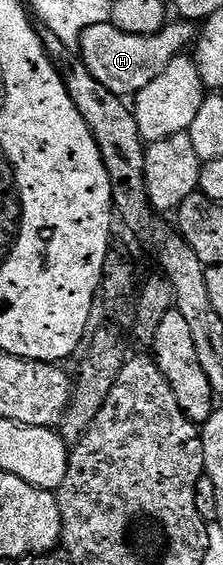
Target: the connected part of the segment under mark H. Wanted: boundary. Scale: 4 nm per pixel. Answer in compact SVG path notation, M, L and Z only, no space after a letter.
M181 19L168 22L160 32L151 36L128 35L108 21L85 29L79 42L79 55L91 75L103 87L119 98L129 99L157 79L174 58L196 42L198 35L198 28L192 22Z

